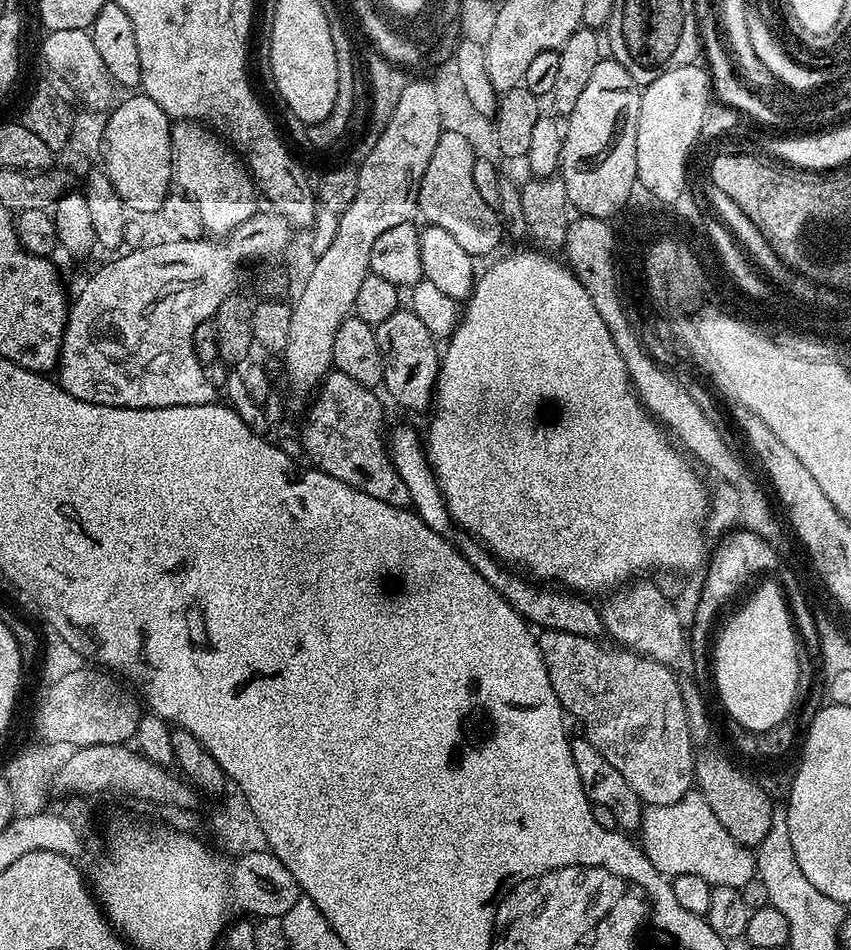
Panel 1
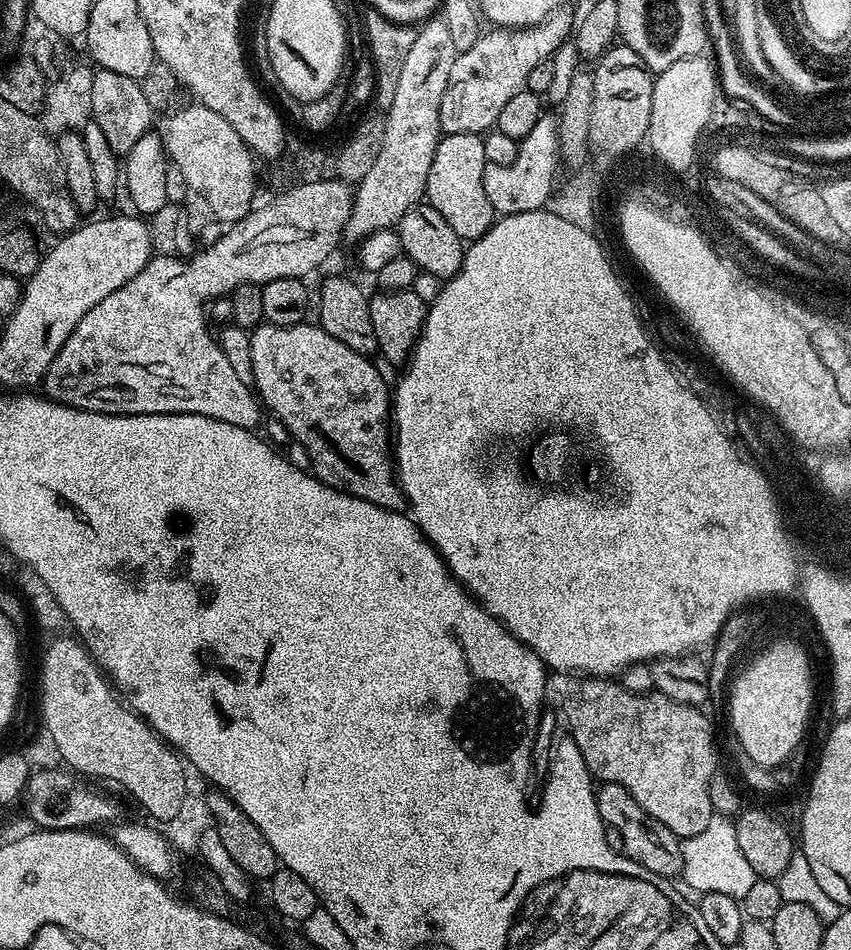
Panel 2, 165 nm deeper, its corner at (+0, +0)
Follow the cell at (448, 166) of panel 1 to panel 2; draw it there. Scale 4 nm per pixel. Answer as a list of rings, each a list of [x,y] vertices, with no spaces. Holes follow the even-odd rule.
[[[474,134],[441,135],[434,150],[433,161],[430,162],[425,184],[427,203],[438,210],[446,222],[450,222],[450,230],[454,230],[454,234],[458,234],[465,242],[482,238],[494,223],[490,198],[486,198],[486,190],[482,187],[485,163],[484,136]]]

